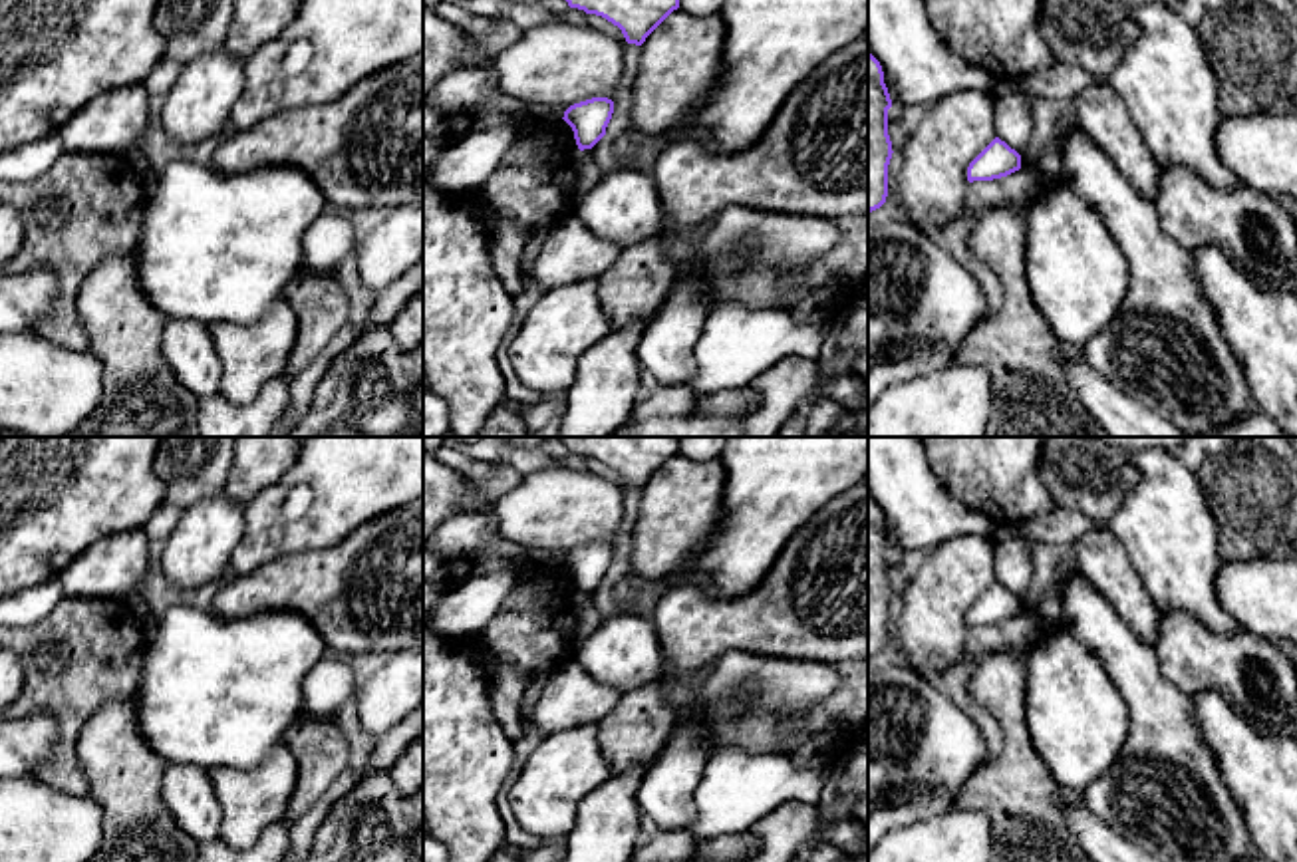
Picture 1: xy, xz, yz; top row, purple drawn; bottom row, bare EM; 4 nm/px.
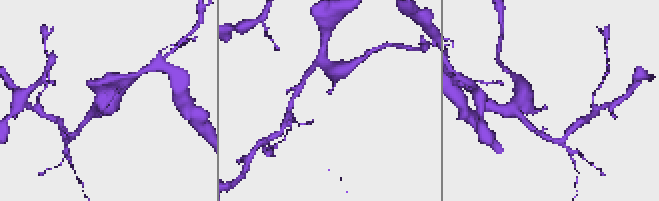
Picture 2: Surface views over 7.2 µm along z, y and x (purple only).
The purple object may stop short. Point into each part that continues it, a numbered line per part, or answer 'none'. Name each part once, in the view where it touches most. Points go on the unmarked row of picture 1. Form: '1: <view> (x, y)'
none

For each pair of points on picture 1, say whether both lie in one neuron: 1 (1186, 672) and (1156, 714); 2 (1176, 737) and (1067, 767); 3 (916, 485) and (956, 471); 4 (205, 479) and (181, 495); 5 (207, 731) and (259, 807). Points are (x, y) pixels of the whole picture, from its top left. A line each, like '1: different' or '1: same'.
1: different
2: different
3: different
4: same
5: different

